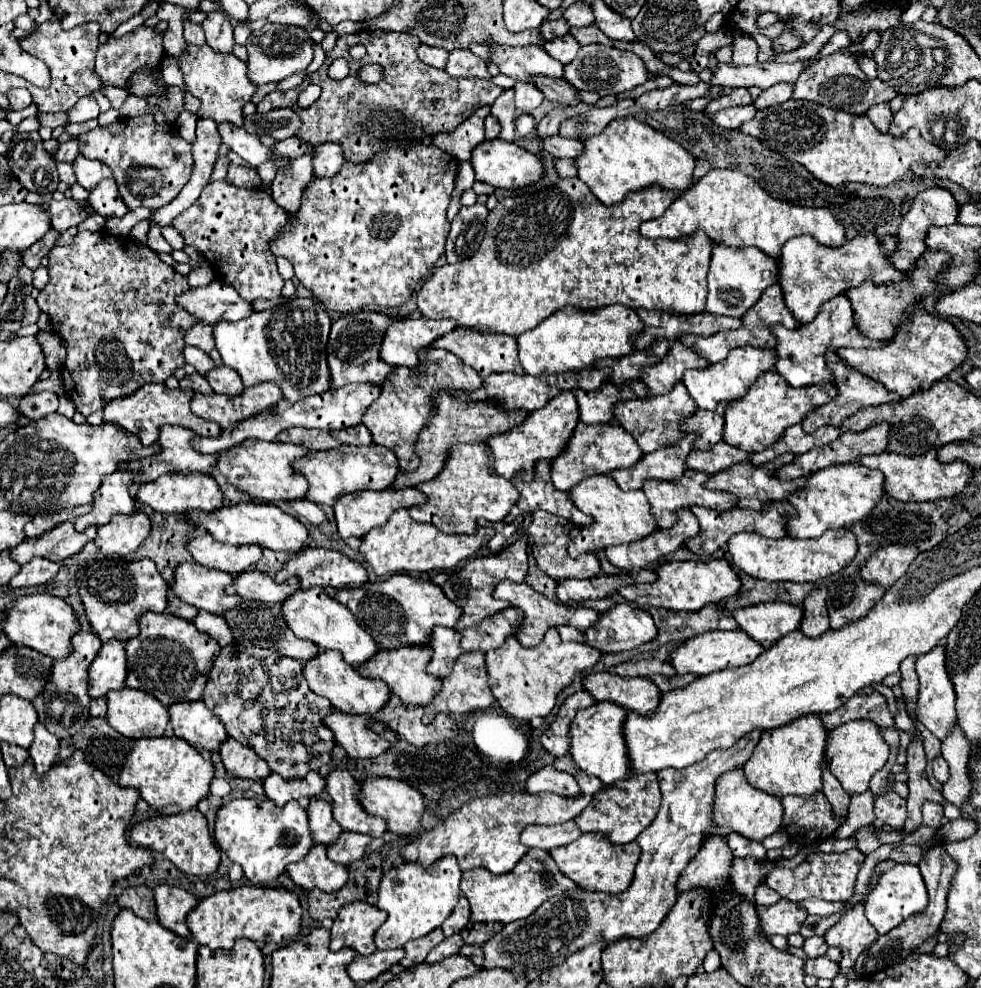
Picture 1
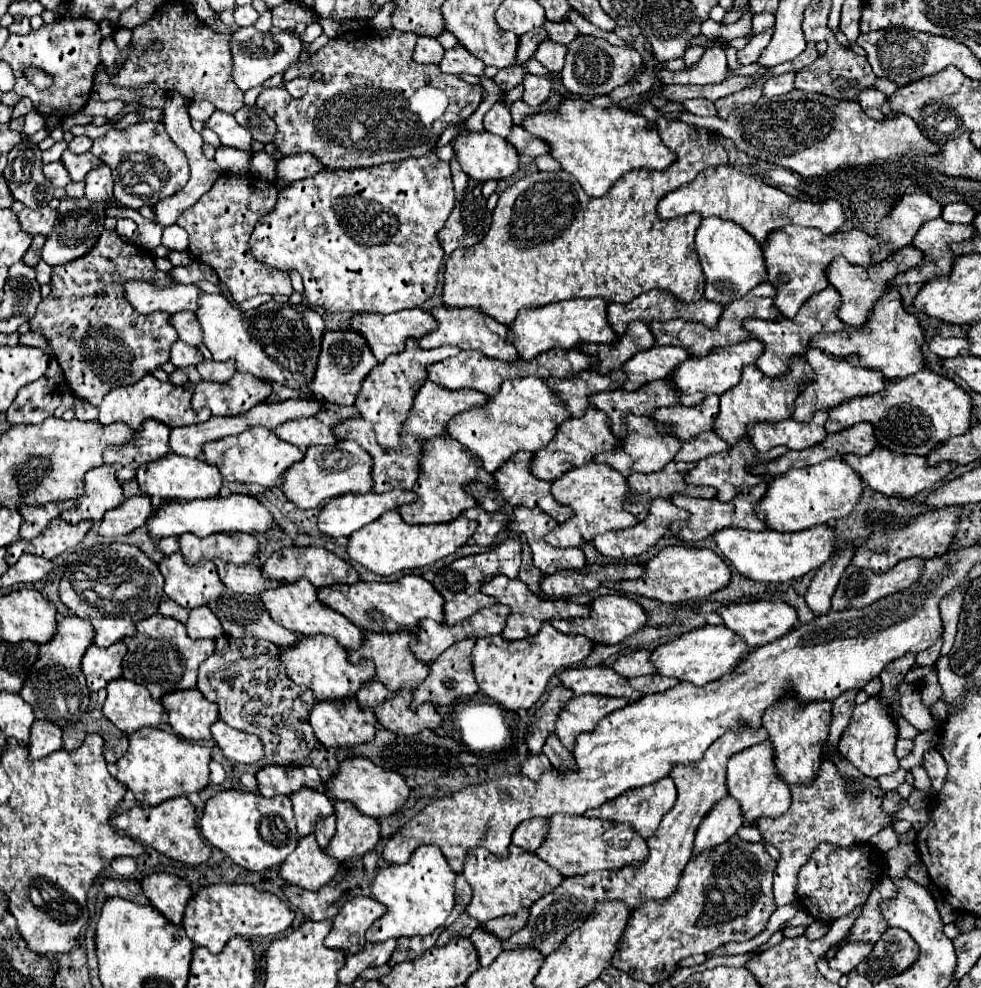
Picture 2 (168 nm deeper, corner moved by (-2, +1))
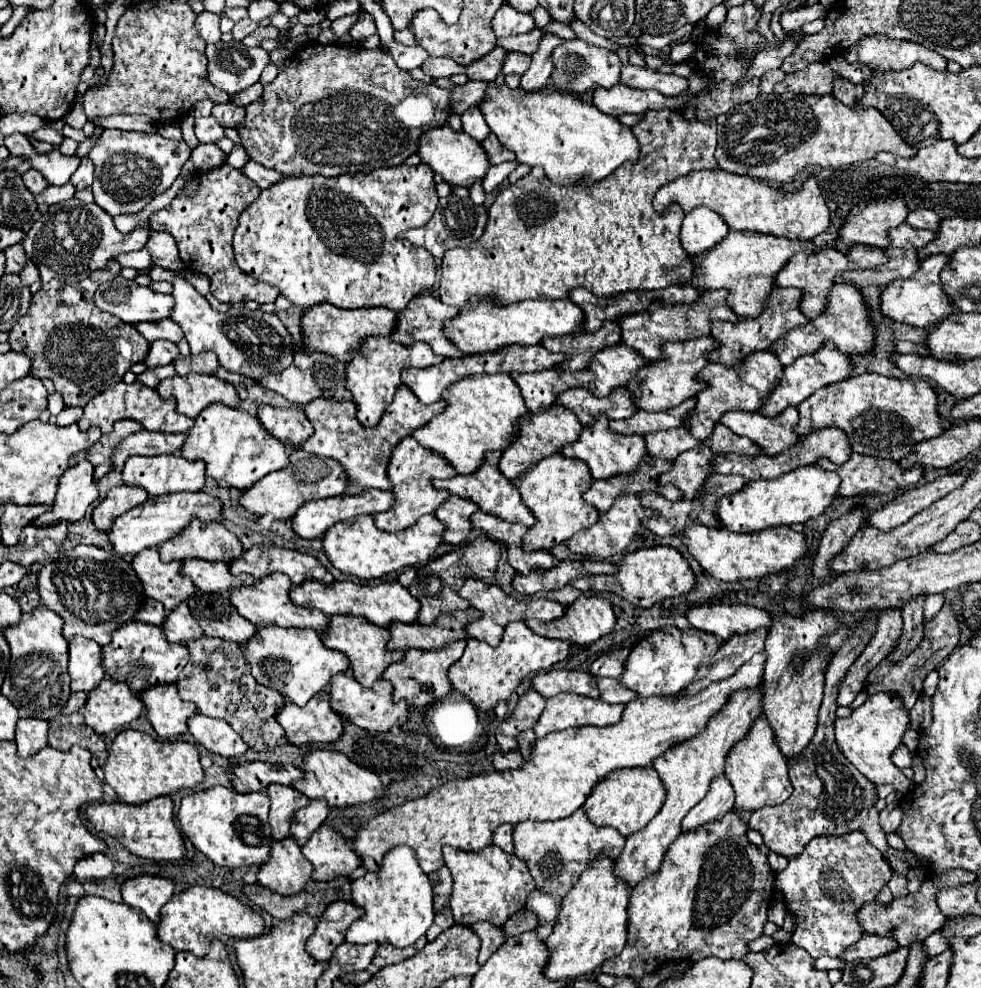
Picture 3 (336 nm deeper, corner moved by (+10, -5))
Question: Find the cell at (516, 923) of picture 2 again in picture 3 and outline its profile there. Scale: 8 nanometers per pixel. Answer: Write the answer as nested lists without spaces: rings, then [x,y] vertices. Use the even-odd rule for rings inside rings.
[[[521,909],[519,913],[513,913],[503,925],[501,925],[501,931],[505,933],[505,937],[517,937],[525,931],[533,931],[533,927],[537,925],[537,919],[531,911],[527,909]]]

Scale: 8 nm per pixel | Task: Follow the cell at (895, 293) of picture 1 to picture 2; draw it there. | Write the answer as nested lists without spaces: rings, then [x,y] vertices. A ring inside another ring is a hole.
[[[909,245],[907,249],[899,249],[899,251],[891,253],[891,257],[887,261],[875,263],[875,265],[871,265],[871,269],[851,265],[849,261],[845,261],[845,257],[837,257],[835,261],[831,261],[831,267],[827,267],[827,279],[841,295],[841,305],[837,309],[839,319],[849,327],[861,327],[867,321],[867,315],[871,313],[873,303],[879,299],[879,293],[887,291],[885,283],[891,277],[895,277],[899,271],[907,271],[915,265],[921,265],[921,261],[923,261],[923,253],[919,249],[915,249],[913,245]]]

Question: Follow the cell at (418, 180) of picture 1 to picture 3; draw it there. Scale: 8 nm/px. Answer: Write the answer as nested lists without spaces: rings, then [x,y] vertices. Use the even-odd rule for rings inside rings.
[[[425,163],[409,167],[409,165],[397,165],[397,167],[383,167],[383,169],[375,169],[371,173],[359,173],[359,175],[339,175],[339,177],[287,177],[283,179],[283,183],[277,183],[275,187],[263,189],[261,195],[257,197],[257,201],[243,211],[239,225],[235,229],[235,237],[233,237],[233,251],[235,251],[235,261],[241,267],[241,271],[245,271],[247,275],[253,275],[259,281],[265,281],[273,287],[277,287],[281,291],[283,297],[287,297],[293,305],[301,307],[301,309],[309,309],[321,303],[331,303],[339,309],[359,309],[359,307],[387,307],[395,313],[403,311],[407,307],[407,303],[421,295],[427,293],[433,285],[435,285],[435,275],[437,275],[437,265],[435,259],[431,259],[431,253],[425,247],[415,247],[411,245],[403,233],[413,229],[413,227],[423,227],[425,223],[431,221],[435,207],[439,203],[437,191],[435,191],[435,181],[433,181],[433,171],[431,167],[427,167]]]

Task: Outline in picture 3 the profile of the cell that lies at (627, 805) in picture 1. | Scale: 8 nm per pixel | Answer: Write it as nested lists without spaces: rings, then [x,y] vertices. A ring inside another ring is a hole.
[[[653,767],[639,771],[615,771],[615,775],[611,775],[603,787],[595,787],[595,795],[583,803],[583,811],[595,825],[609,825],[621,835],[629,837],[641,831],[655,817],[655,813],[659,813],[659,807],[665,803],[665,795],[667,791]]]

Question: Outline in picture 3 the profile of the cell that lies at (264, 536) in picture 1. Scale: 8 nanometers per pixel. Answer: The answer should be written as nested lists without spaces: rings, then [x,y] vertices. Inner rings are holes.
[[[205,491],[161,495],[159,499],[149,499],[147,503],[127,511],[127,515],[121,515],[109,531],[109,541],[117,553],[137,555],[139,551],[145,551],[149,547],[157,547],[163,541],[175,539],[193,519],[199,519],[203,523],[215,523],[219,521],[221,513],[223,513],[221,501]]]

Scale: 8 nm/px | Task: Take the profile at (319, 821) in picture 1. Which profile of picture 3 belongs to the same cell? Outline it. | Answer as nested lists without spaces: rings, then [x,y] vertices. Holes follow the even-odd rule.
[[[271,785],[267,789],[267,795],[271,799],[269,821],[271,821],[273,837],[287,839],[291,835],[289,827],[291,827],[291,819],[293,819],[295,811],[307,807],[309,799],[303,793],[295,791],[293,787],[279,787],[279,785]]]

